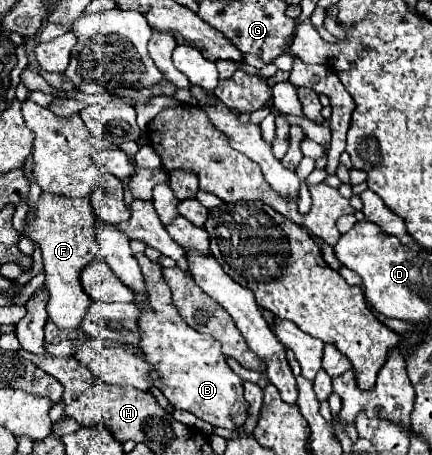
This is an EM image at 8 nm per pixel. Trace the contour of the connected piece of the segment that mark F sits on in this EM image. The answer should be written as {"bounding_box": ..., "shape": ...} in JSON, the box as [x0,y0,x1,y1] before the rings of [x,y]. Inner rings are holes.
{"bounding_box":[23,193,99,331],"shape":[[[41,193],[37,201],[35,219],[33,223],[27,223],[23,231],[23,235],[39,243],[43,251],[45,289],[49,291],[47,313],[49,313],[49,319],[59,329],[77,331],[91,305],[91,297],[83,291],[79,279],[81,279],[81,271],[97,259],[99,247],[95,237],[95,221],[97,221],[97,215],[93,215],[91,201]]]}

